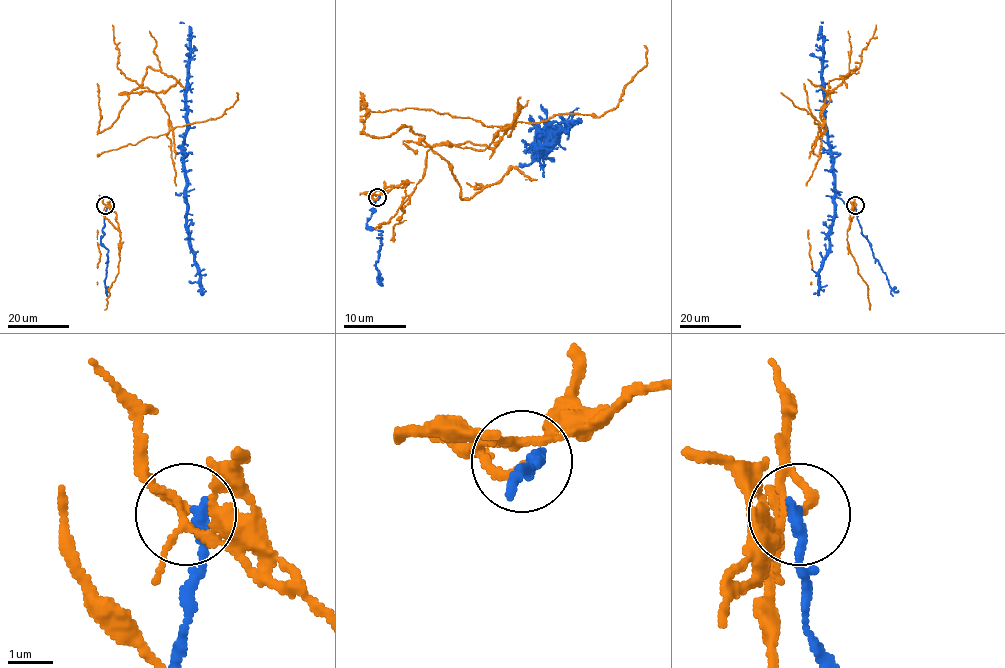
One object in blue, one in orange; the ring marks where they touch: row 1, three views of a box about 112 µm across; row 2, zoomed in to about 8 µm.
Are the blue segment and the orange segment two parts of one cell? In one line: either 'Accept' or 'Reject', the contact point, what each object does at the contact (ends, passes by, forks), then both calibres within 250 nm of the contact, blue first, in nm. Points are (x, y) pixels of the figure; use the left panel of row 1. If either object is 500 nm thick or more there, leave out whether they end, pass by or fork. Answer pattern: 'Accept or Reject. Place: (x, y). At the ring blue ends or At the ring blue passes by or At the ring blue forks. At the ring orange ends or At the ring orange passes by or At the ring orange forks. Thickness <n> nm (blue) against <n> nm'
Reject. Place: (105, 205). At the ring blue ends. At the ring orange ends. Thickness 280 nm (blue) against 160 nm

